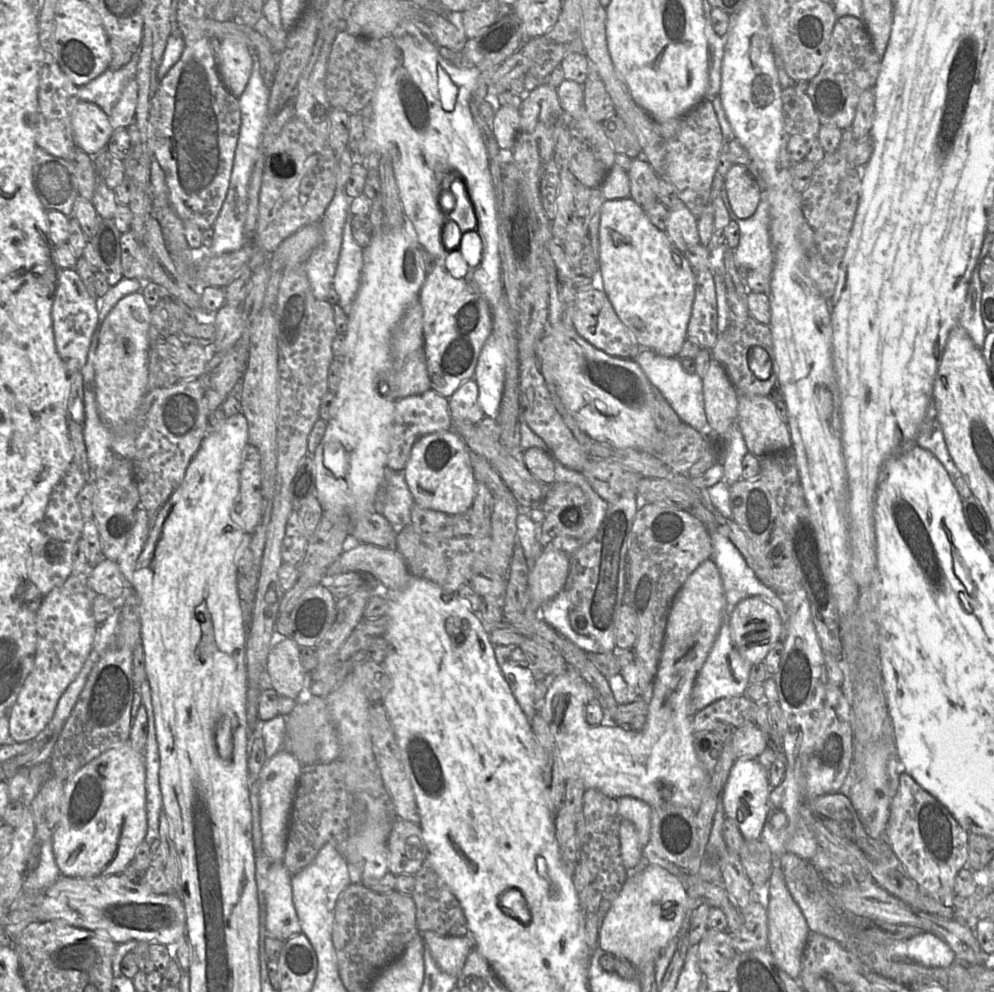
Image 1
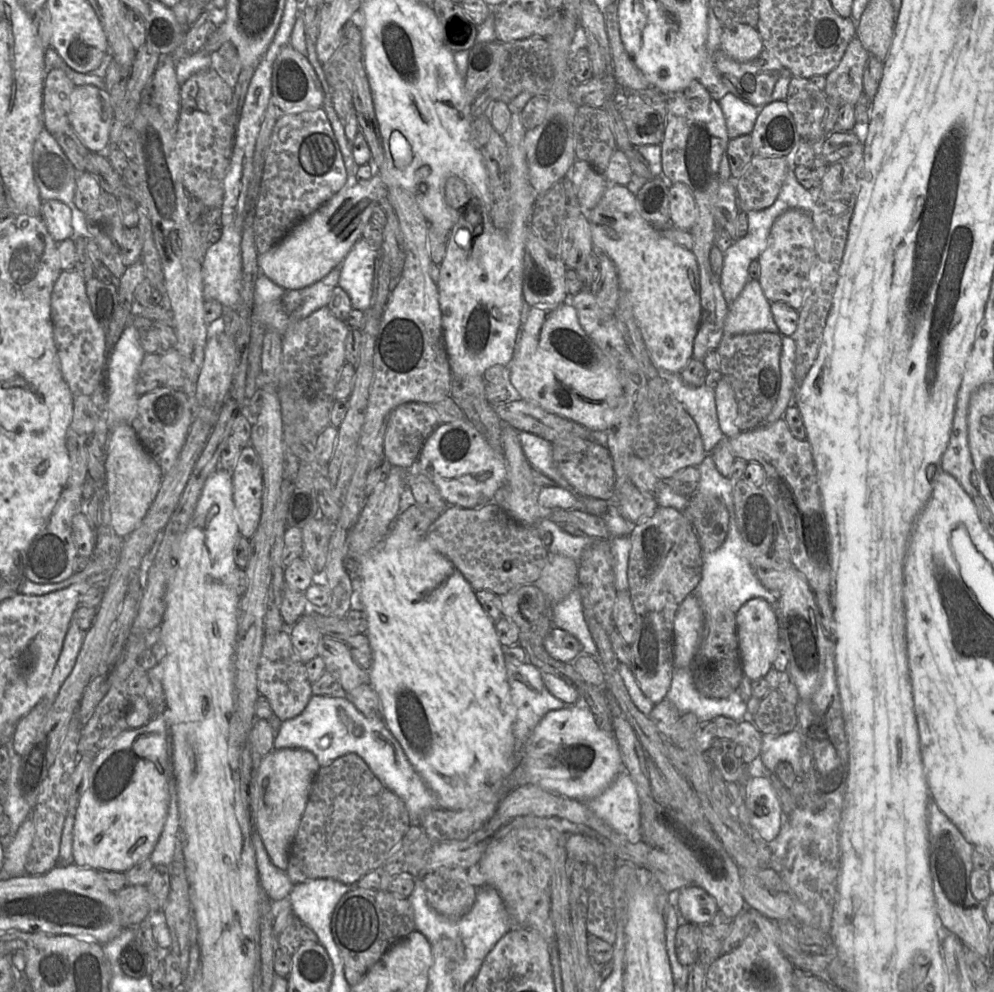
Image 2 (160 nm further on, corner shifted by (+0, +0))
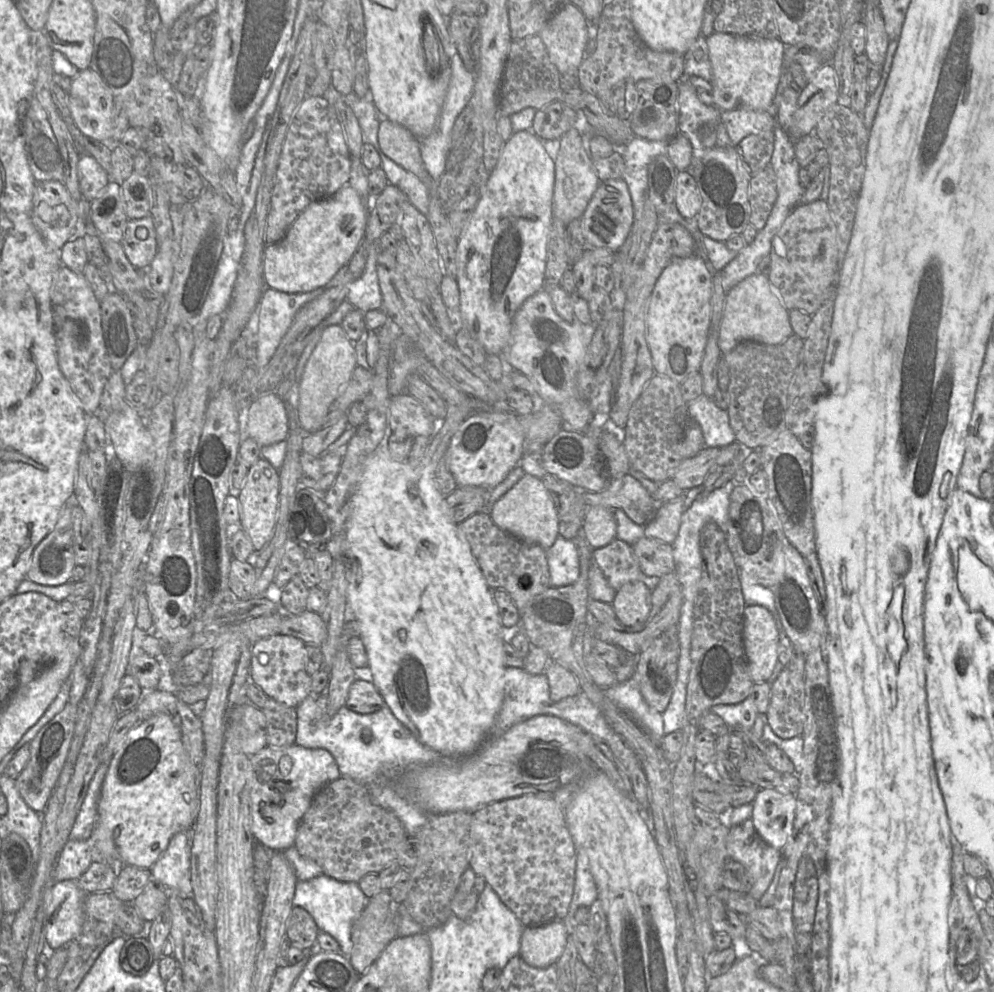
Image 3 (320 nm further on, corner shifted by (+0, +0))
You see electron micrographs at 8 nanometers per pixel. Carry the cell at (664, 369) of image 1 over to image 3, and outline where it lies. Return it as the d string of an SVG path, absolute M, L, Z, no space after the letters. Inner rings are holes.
M707 395L687 403L690 420L697 422L703 433L706 447L726 447L736 442L728 412L719 408Z

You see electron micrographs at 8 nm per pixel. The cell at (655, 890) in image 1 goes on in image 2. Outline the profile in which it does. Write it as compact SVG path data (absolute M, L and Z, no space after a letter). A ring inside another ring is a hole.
M688 885L670 893L675 893L675 907L683 922L709 925L719 911L715 900L699 887Z

